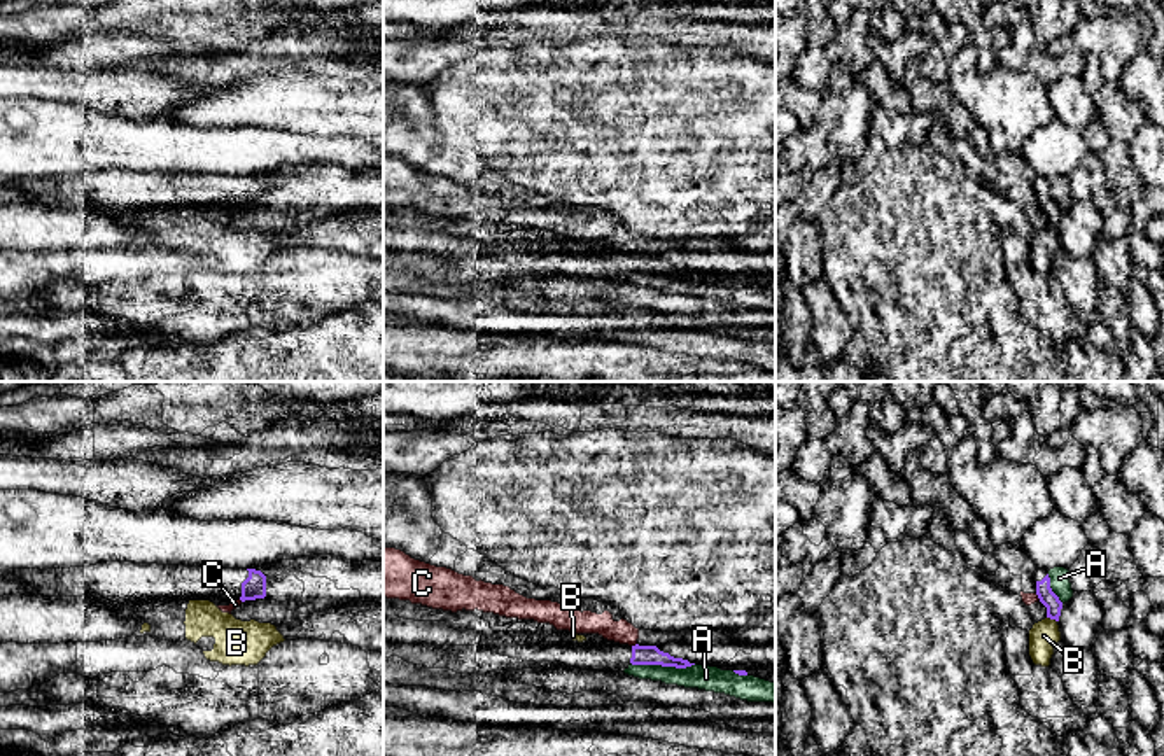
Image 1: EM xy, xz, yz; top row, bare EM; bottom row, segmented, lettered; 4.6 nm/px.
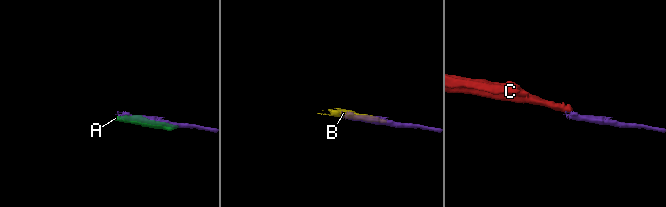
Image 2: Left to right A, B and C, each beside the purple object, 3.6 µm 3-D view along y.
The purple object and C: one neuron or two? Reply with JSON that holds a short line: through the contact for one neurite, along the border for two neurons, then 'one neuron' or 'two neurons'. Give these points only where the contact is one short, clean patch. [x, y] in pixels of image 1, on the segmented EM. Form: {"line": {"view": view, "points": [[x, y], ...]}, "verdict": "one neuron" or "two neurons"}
{"line": {"view": "xz", "points": [[636, 643], [632, 646]]}, "verdict": "two neurons"}

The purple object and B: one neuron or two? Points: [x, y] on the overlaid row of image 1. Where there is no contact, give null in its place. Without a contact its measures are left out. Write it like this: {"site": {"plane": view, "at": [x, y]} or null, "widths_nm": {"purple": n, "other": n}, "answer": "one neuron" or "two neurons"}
{"site": {"plane": "yz", "at": [1052, 618]}, "widths_nm": {"purple": 80, "other": 140}, "answer": "one neuron"}

